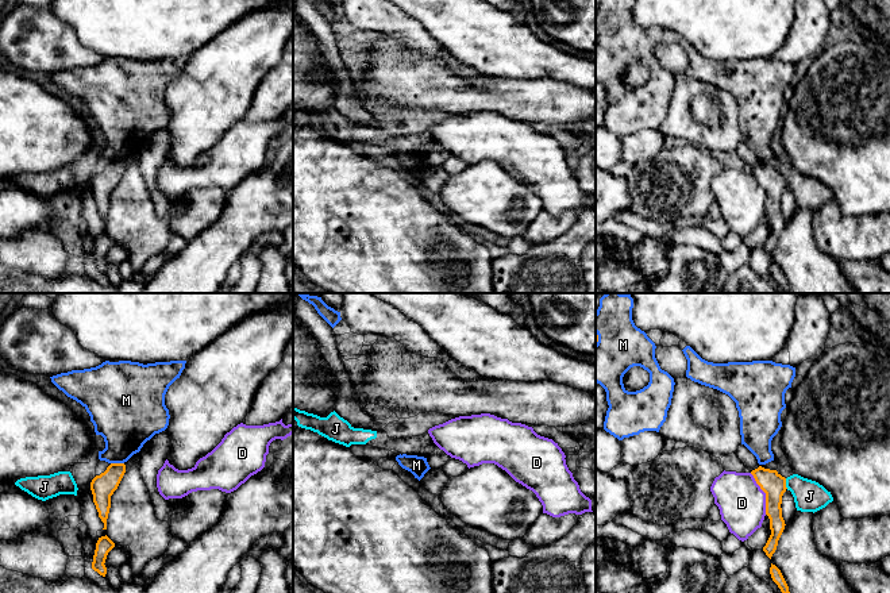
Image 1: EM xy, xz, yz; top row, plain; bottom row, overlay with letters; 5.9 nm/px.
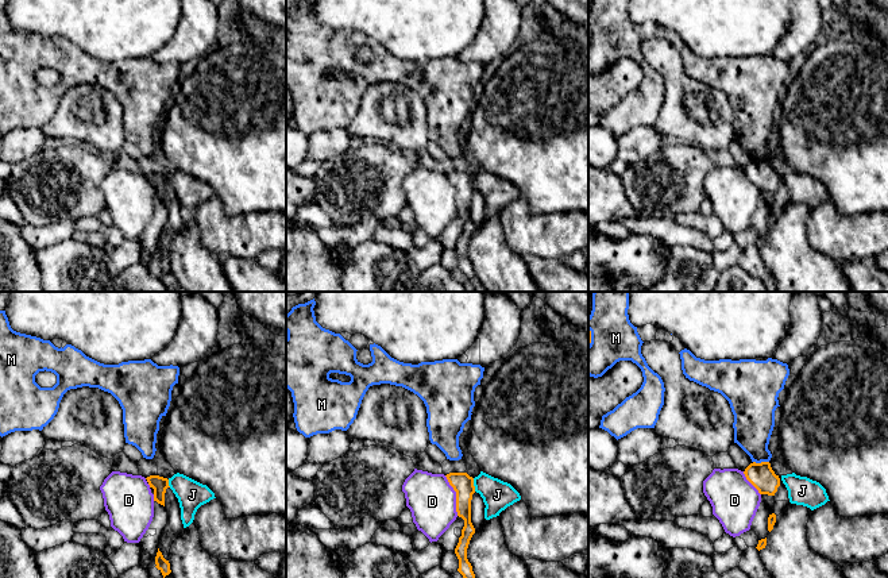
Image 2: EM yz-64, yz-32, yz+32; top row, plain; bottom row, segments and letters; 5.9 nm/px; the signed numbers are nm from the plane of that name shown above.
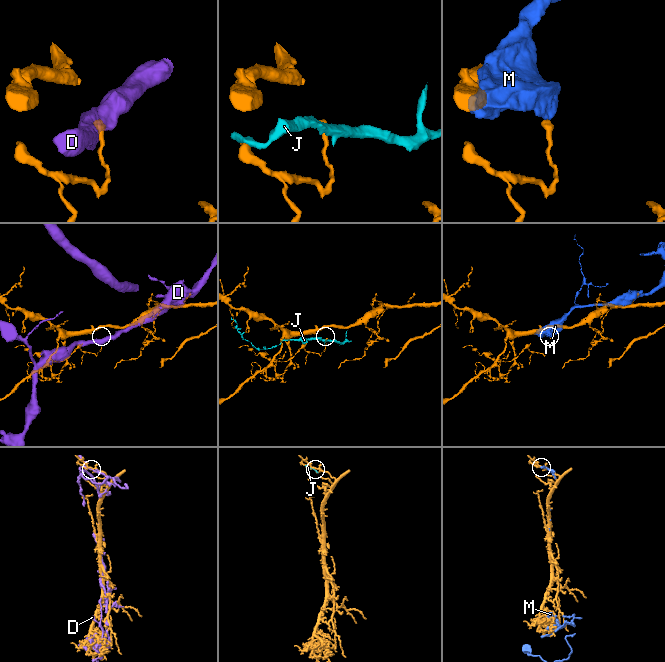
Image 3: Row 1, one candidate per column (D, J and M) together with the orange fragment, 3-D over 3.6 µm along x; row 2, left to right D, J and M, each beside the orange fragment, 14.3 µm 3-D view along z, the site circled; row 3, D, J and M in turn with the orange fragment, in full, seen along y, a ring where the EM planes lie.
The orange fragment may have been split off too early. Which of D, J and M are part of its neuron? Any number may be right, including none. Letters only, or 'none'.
none

